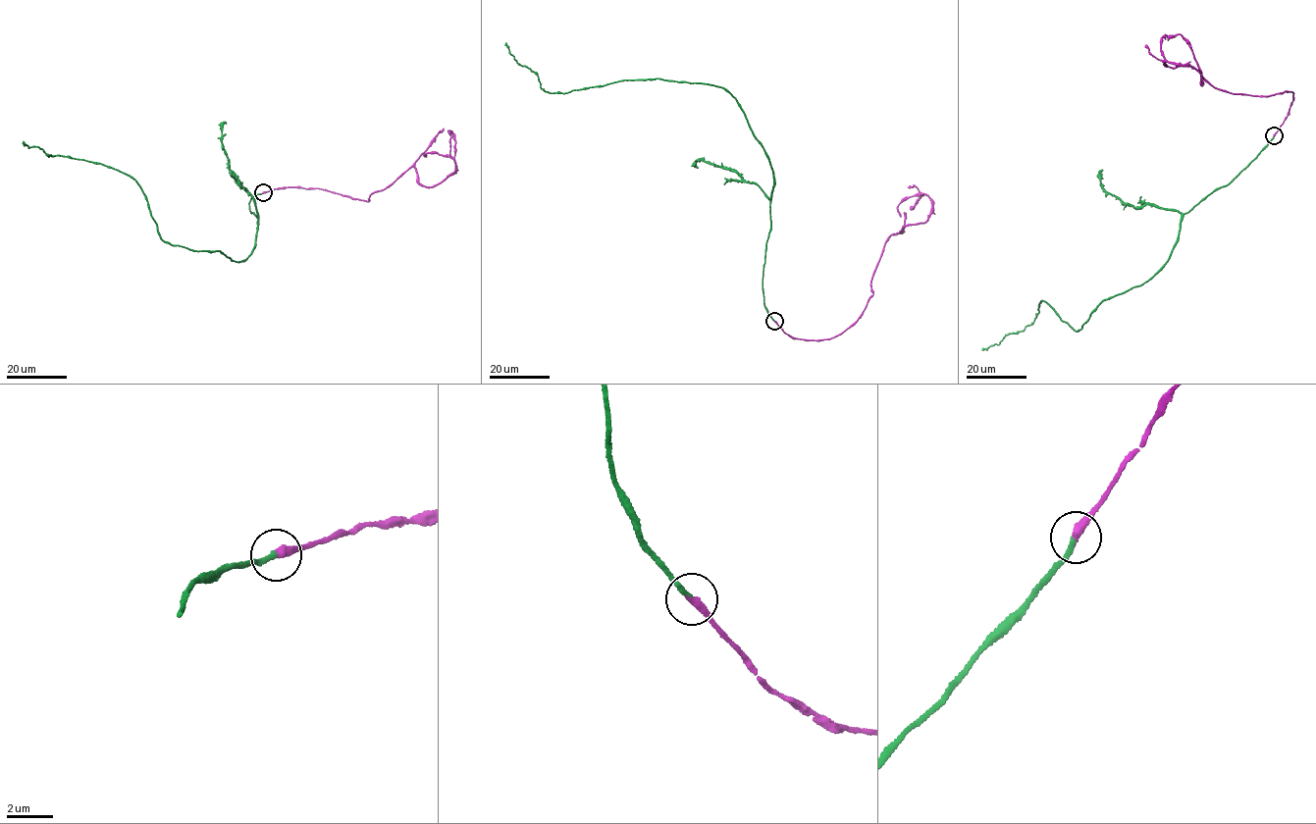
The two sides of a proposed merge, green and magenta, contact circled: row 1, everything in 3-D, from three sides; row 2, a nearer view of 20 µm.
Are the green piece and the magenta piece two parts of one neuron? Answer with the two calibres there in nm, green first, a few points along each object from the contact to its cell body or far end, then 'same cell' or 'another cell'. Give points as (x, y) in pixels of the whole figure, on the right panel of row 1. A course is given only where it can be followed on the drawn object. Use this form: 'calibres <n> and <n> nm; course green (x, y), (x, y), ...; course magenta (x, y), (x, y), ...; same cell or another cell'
calibres 200 and 360 nm; course green (1274, 135), (1184, 215), (1169, 258), (1149, 280), (1103, 300), (1078, 332), (1041, 301), (1032, 324), (981, 349); course magenta (1274, 135), (1293, 93), (1234, 94), (1213, 87), (1200, 72), (1202, 84), (1195, 69), (1163, 64), (1182, 65); same cell

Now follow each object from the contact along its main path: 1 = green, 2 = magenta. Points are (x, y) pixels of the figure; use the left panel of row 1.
1: (263, 193), (248, 204), (258, 220), (255, 246), (236, 262), (165, 242), (129, 176), (23, 142)
2: (263, 193), (322, 189), (368, 201), (413, 166), (416, 180), (432, 187), (456, 168), (452, 158), (427, 157)

